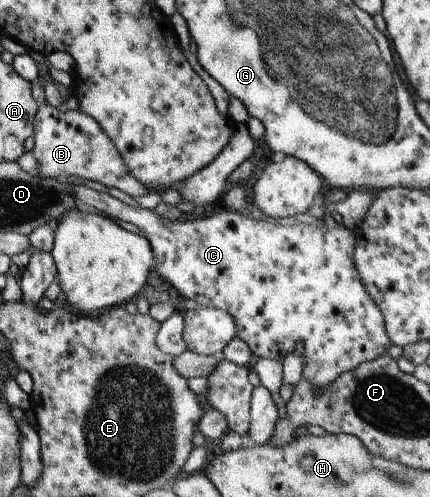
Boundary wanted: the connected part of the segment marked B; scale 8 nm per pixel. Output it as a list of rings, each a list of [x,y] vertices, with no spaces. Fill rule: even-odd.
[[[45,103],[36,117],[33,139],[32,153],[39,164],[36,171],[42,177],[65,180],[73,175],[84,181],[86,179],[86,181],[104,183],[106,187],[120,189],[132,197],[145,196],[152,192],[130,173],[125,159],[117,150],[114,142],[106,135],[96,119],[84,111],[75,108],[60,111]]]

